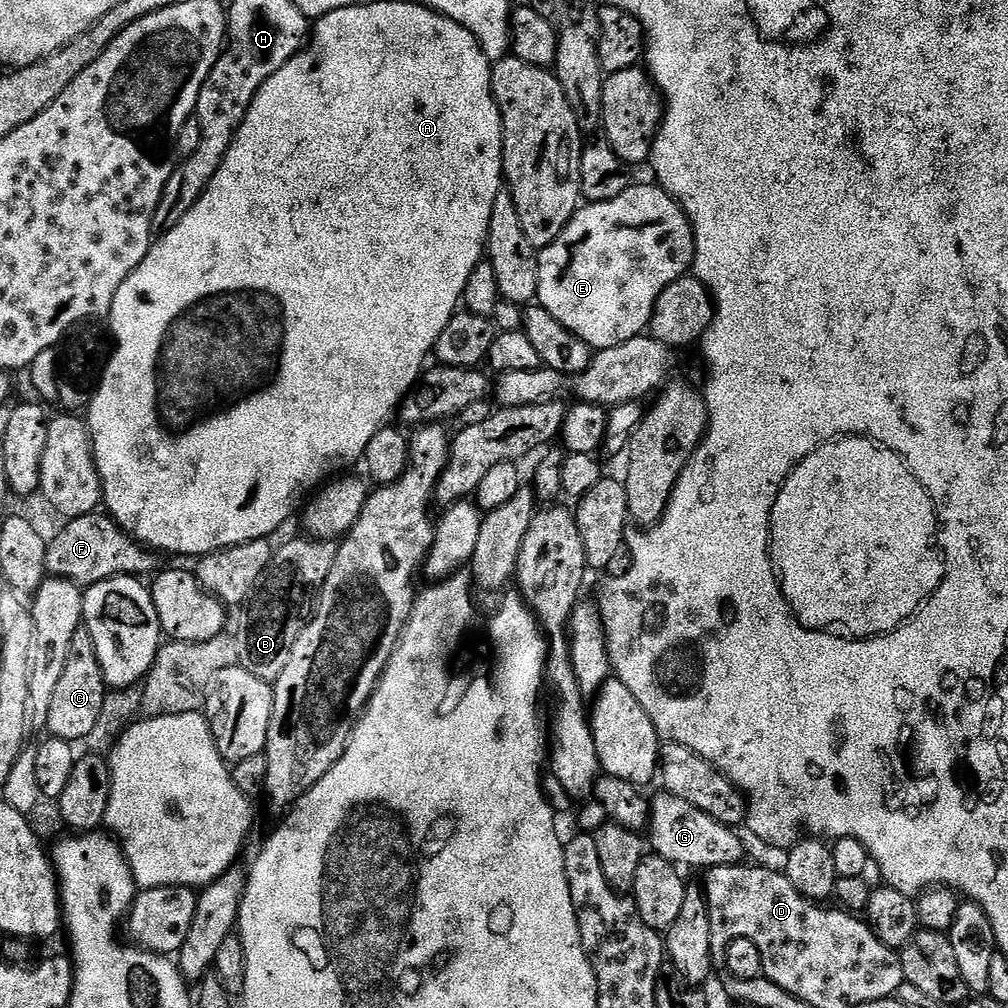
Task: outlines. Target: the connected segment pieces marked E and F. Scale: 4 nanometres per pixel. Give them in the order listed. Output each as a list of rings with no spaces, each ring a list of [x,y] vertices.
[[[636,182],[622,194],[618,194],[618,198],[610,198],[606,202],[597,204],[588,202],[577,208],[575,214],[570,218],[566,230],[562,230],[562,234],[558,234],[558,238],[550,246],[539,249],[538,302],[543,308],[550,310],[550,314],[554,314],[554,318],[558,318],[558,322],[562,322],[562,326],[566,326],[566,330],[570,330],[575,336],[582,338],[582,342],[586,342],[592,349],[599,350],[618,346],[630,338],[641,335],[651,325],[652,311],[662,290],[666,290],[666,286],[670,286],[670,282],[674,282],[679,276],[689,275],[695,253],[694,230],[690,226],[688,215],[684,213],[684,209],[677,200],[670,194],[666,194],[663,188],[655,183],[640,184],[640,182]]]
[[[97,510],[82,518],[74,518],[63,526],[65,528],[56,537],[48,540],[46,566],[52,576],[60,576],[63,580],[72,580],[76,584],[87,586],[115,576],[148,578],[157,571],[157,553],[149,550],[139,540],[133,540],[103,511]]]

